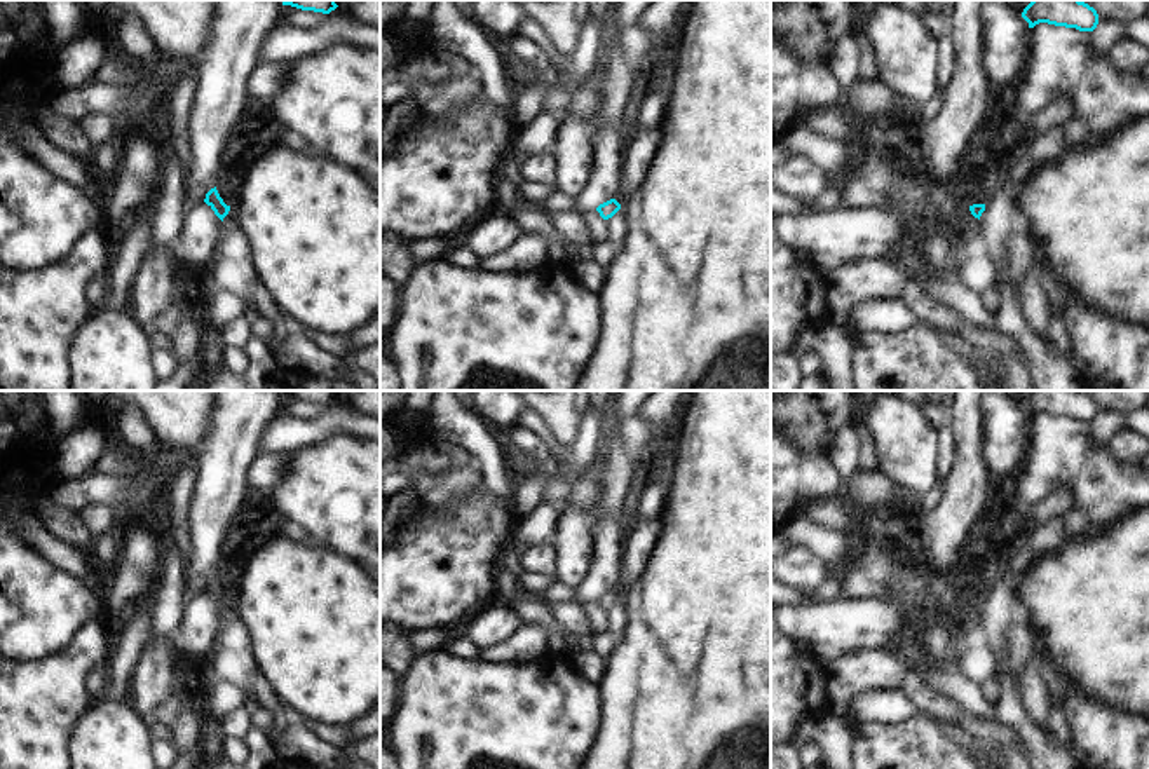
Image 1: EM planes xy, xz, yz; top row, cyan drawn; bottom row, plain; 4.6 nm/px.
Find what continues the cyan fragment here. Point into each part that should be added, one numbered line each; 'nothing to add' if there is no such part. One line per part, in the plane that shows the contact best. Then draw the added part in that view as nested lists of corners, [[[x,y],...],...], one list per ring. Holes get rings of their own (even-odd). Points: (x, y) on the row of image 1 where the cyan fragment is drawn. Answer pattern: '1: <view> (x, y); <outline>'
nothing to add

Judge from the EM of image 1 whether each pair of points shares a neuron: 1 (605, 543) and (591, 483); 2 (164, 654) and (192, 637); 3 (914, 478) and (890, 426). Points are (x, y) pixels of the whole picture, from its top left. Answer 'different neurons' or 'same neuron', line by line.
1: same neuron
2: different neurons
3: same neuron

